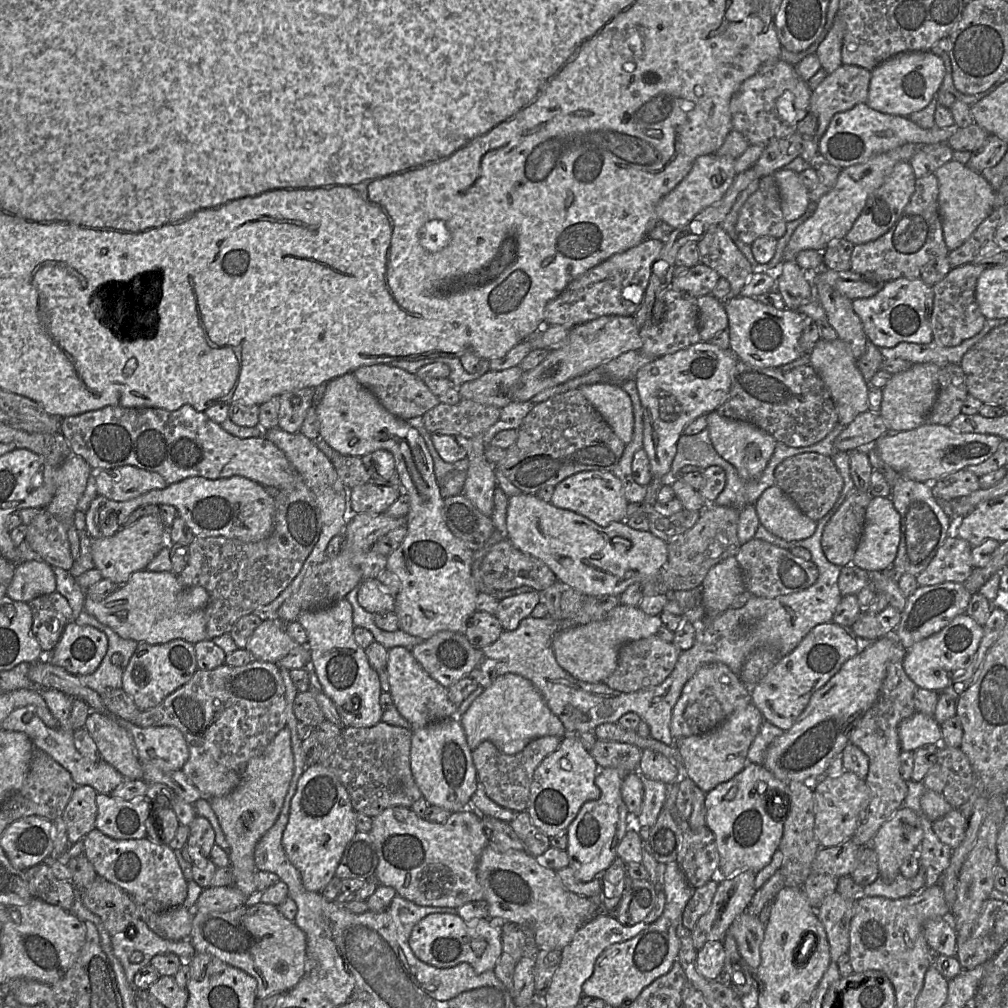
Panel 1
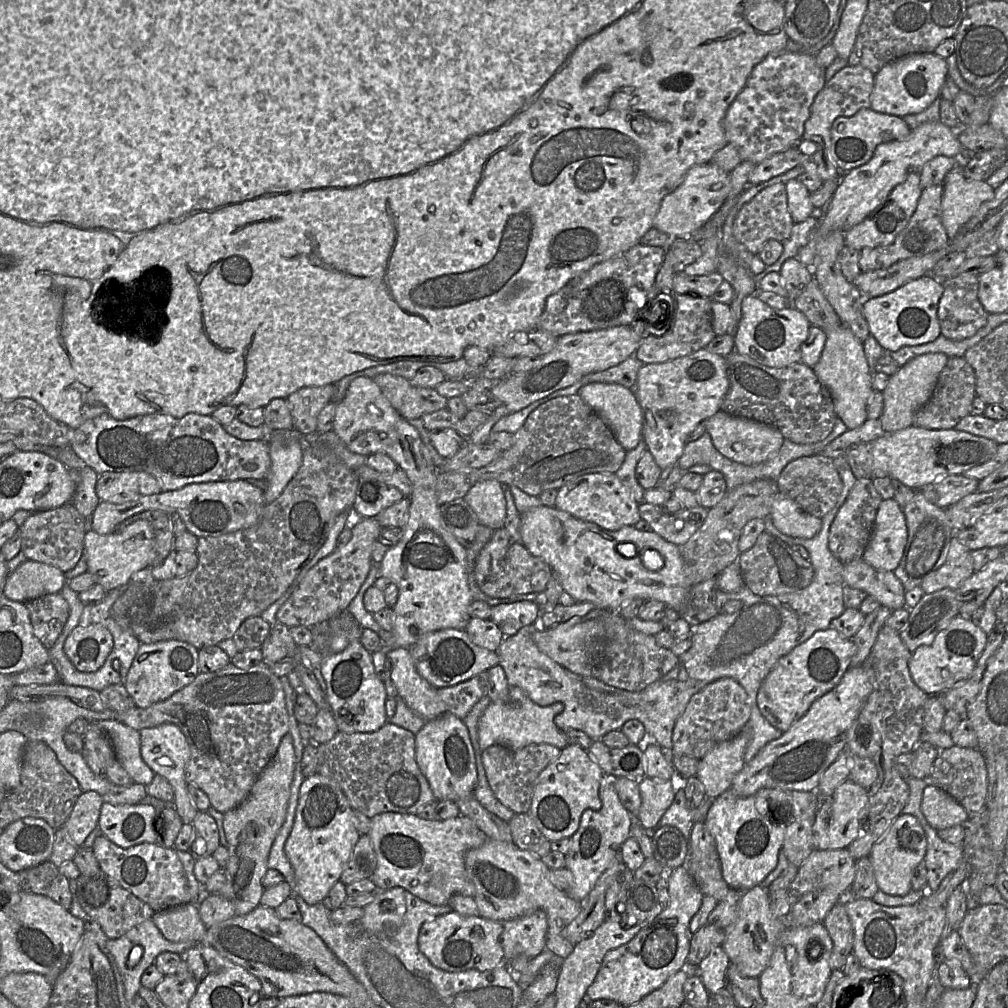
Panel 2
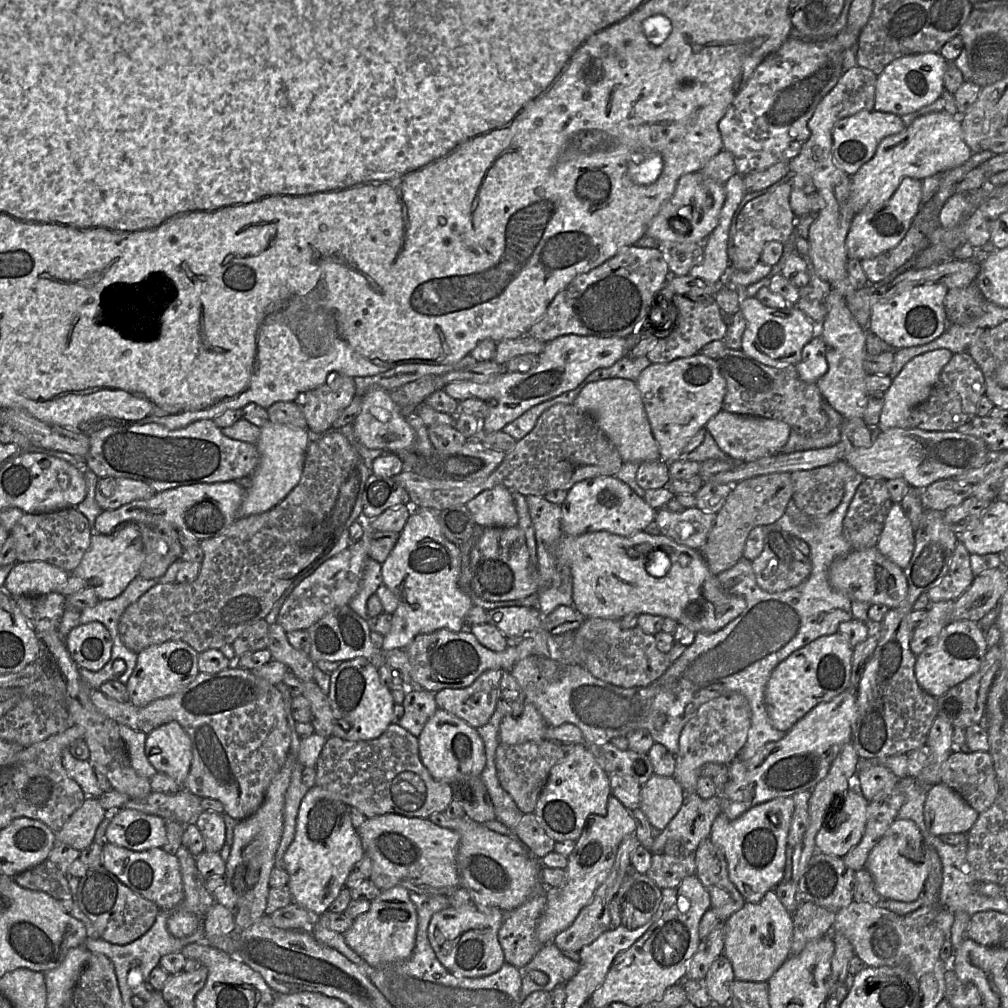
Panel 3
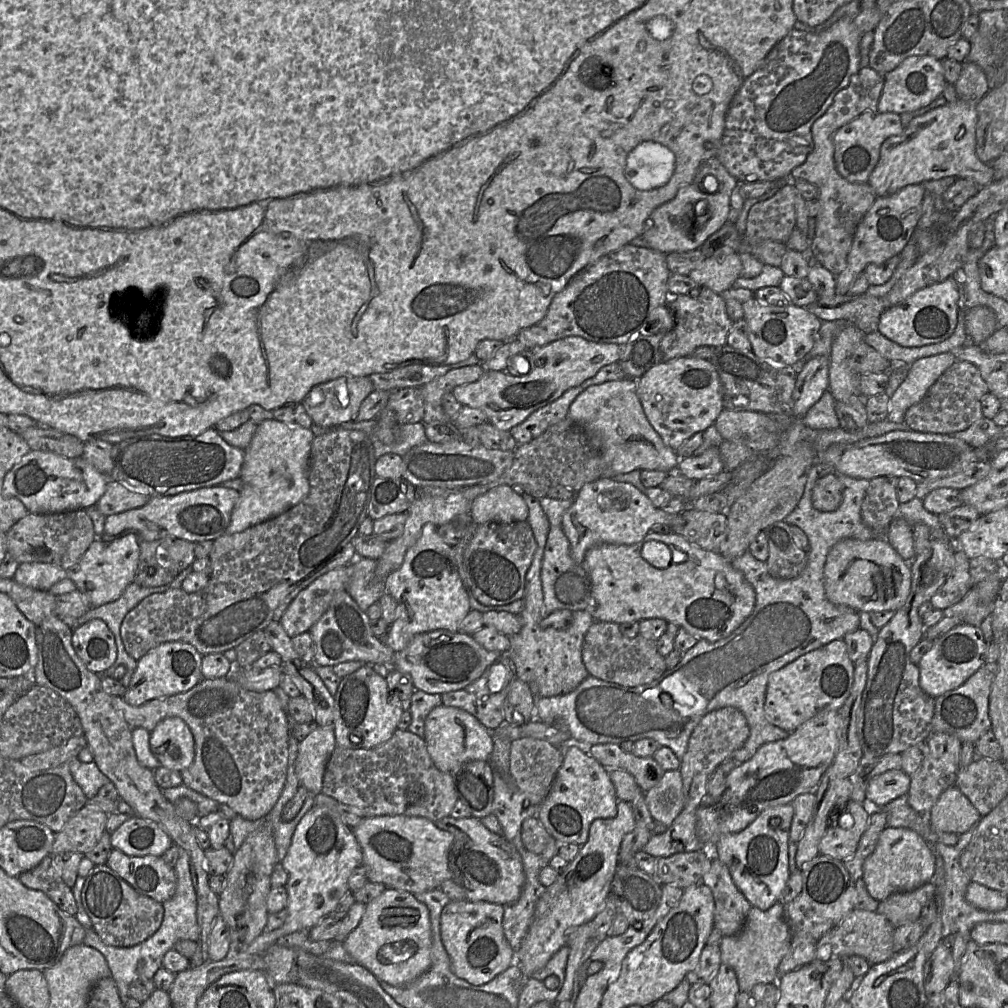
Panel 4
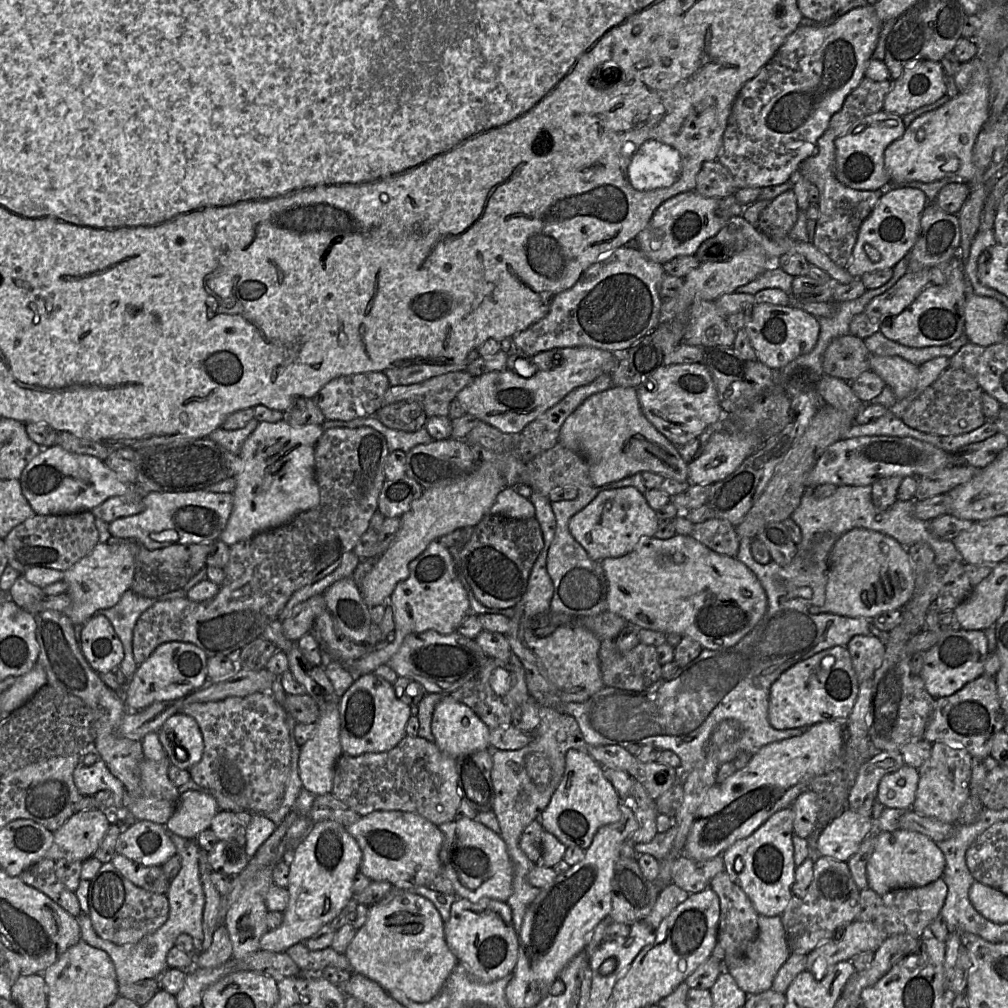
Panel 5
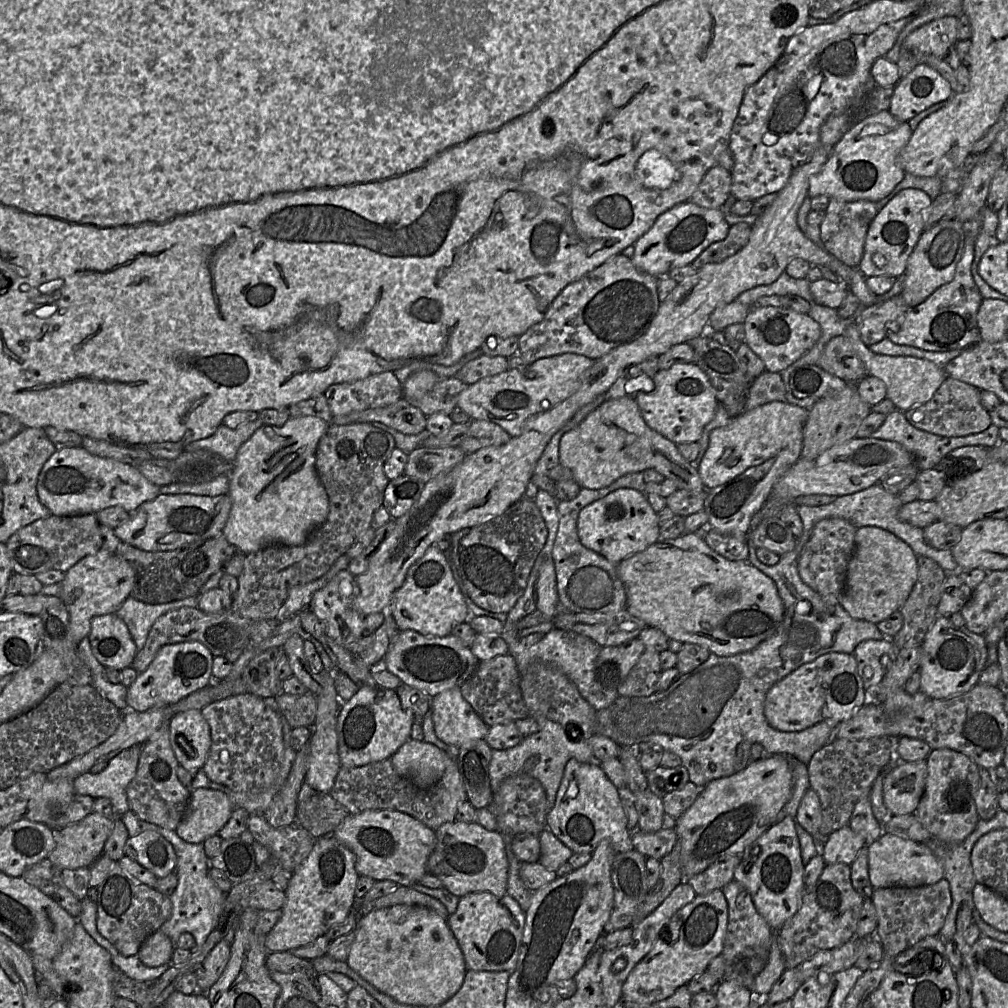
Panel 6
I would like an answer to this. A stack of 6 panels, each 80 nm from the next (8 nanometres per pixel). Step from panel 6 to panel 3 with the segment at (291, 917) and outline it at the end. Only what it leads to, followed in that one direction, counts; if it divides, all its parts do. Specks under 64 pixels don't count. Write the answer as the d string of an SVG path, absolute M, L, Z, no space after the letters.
M311 787L300 803L295 835L283 857L292 901L317 917L328 910L345 887L352 868L365 853L347 807L323 787Z

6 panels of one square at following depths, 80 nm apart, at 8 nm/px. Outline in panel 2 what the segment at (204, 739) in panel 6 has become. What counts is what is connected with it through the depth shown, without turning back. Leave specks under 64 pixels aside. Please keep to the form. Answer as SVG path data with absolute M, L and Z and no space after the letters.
M173 723L143 728L140 753L155 774L164 777L178 790L183 785L185 768L190 760L190 746L181 729Z

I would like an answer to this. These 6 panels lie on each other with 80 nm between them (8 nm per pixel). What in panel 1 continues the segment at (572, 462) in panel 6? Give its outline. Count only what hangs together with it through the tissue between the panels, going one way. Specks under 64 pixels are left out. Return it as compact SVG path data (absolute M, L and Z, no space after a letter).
M613 383L585 384L579 387L583 396L601 414L624 444L631 441L634 415L630 396Z

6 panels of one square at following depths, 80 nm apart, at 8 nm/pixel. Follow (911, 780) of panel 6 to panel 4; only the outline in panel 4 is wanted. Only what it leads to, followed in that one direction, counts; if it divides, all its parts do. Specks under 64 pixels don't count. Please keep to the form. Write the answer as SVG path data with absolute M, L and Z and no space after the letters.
M902 769L890 770L872 778L866 789L866 800L882 808L908 794L911 777Z

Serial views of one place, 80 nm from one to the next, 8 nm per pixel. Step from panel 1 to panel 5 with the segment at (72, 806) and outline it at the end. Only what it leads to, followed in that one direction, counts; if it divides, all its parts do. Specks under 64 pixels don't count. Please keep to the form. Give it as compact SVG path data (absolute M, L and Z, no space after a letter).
M104 810L74 813L57 831L46 857L84 862L91 858L101 844L113 817Z

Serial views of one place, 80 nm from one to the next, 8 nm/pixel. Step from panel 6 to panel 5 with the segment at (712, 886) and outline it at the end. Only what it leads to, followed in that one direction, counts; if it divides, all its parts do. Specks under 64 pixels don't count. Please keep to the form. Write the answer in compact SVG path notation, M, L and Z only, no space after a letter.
M688 856L679 857L672 865L672 883L689 894L699 893L710 886L711 880L725 871L722 856L696 861Z

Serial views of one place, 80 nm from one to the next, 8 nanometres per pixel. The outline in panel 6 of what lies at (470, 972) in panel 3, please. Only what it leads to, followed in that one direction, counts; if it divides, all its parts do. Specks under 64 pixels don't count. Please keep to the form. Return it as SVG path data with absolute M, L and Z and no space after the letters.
M489 892L470 893L460 898L456 911L446 921L463 952L467 970L510 973L515 970L522 945L526 913L514 898L508 894L498 897Z

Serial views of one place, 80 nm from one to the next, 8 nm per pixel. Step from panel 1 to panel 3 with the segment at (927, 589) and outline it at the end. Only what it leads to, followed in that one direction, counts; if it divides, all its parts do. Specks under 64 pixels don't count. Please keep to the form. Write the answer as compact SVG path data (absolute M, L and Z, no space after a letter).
M954 601L930 603L925 617L914 627L910 640L910 649L915 656L927 647L934 645L945 626L950 623Z

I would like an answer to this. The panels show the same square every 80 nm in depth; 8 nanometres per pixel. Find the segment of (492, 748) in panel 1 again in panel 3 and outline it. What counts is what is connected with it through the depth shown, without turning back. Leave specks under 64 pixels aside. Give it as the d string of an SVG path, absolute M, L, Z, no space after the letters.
M548 740L527 741L517 745L500 744L495 753L497 777L502 788L525 813L535 811L539 796L547 783L551 768L565 756L565 751Z

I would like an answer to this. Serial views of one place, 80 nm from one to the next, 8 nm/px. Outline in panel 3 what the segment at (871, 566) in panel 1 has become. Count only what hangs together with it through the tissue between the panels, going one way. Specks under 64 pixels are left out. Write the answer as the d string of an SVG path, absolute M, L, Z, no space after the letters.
M900 503L891 505L875 547L900 568L909 564L915 547L914 528Z

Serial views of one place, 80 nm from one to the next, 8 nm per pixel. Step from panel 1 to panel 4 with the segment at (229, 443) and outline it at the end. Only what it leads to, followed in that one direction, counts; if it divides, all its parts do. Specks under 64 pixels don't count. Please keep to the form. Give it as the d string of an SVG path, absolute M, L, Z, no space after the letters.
M212 427L196 436L165 437L148 435L122 441L113 446L114 467L110 479L122 482L147 497L176 495L184 491L218 486L240 476L244 450L228 444Z

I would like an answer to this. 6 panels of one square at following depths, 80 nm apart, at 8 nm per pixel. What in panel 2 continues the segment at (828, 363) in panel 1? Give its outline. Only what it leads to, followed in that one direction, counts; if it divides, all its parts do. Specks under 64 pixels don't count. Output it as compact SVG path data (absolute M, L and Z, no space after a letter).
M844 325L824 332L826 342L819 361L813 366L814 373L829 391L837 417L848 429L858 428L868 419L867 411L873 375L864 354L863 342Z

